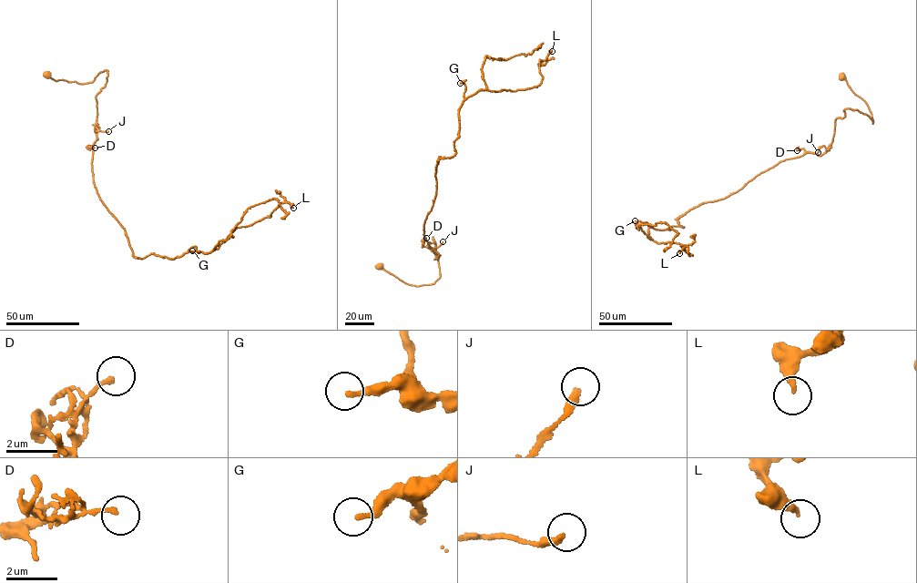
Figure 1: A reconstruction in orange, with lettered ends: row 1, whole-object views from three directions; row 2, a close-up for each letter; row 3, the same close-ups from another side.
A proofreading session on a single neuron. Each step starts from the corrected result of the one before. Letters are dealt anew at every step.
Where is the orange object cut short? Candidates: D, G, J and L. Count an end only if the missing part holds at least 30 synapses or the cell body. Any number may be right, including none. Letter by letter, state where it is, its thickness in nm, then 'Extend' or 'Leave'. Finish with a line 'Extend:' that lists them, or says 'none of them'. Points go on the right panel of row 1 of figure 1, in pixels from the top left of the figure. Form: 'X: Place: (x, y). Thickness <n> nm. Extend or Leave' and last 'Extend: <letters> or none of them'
D: Place: (797, 150). Thickness 160 nm. Leave
G: Place: (635, 220). Thickness 200 nm. Leave
J: Place: (818, 152). Thickness 280 nm. Leave
L: Place: (679, 253). Thickness 260 nm. Leave
Extend: none of them

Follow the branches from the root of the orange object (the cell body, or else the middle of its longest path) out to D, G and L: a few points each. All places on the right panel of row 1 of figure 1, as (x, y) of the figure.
D: (842, 76), (866, 103), (873, 123), (846, 108), (826, 151), (797, 150)
G: (842, 76), (873, 123), (846, 108), (823, 154), (779, 161), (689, 209), (678, 218), (683, 228), (635, 220)
L: (842, 76), (873, 123), (846, 108), (823, 154), (683, 228), (648, 226), (679, 253)

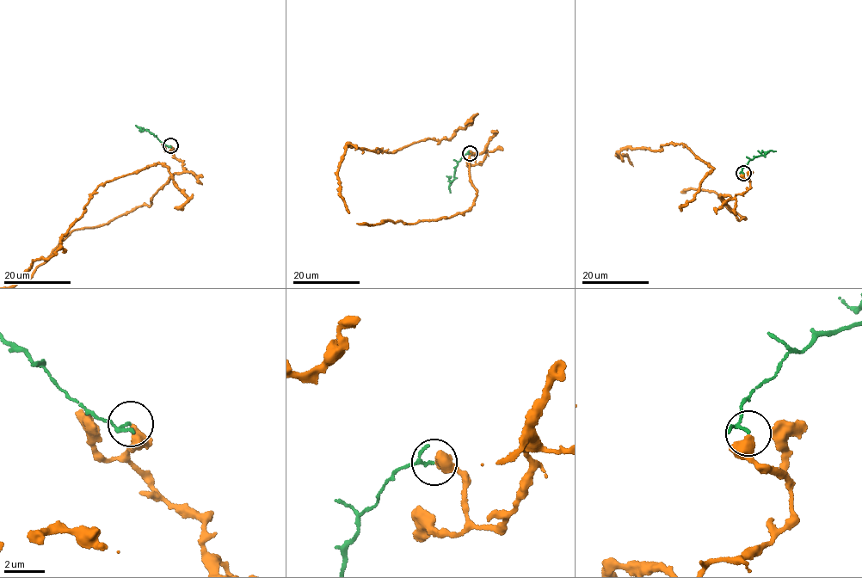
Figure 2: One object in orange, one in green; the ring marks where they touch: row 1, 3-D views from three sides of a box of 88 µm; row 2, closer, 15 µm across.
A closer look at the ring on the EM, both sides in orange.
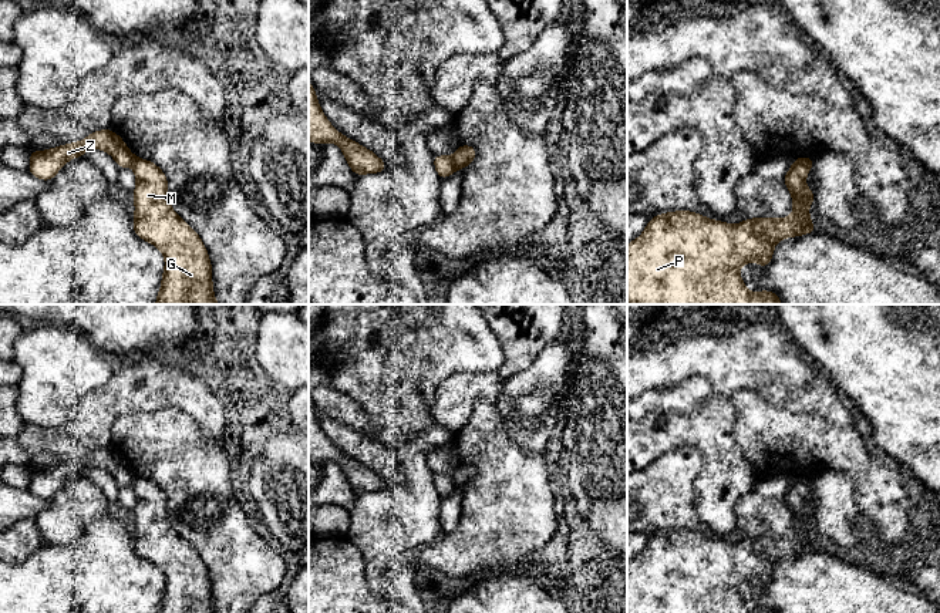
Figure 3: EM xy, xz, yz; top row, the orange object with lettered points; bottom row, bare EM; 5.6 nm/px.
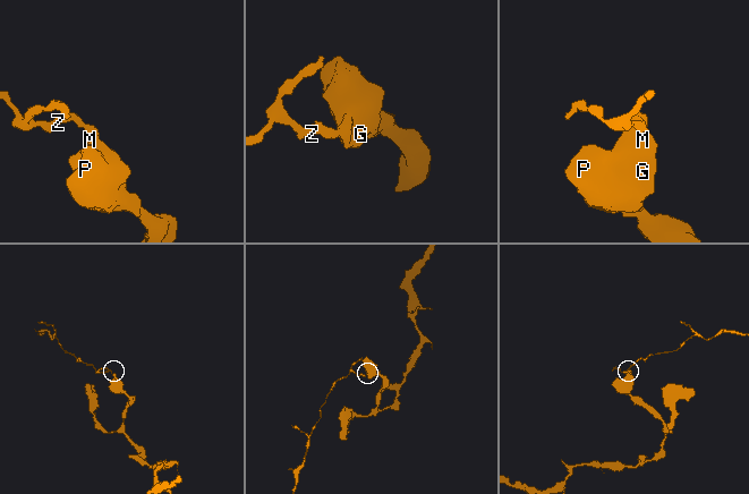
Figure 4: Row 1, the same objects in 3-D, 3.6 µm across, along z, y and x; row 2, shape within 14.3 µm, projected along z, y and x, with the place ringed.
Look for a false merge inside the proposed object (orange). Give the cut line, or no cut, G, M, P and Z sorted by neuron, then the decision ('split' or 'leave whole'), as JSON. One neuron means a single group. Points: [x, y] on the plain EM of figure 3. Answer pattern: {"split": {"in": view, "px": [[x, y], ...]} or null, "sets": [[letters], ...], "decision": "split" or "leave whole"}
{"split": {"in": "xz", "px": [[451, 475], [455, 488]]}, "sets": [["G", "M", "P"], ["Z"]], "decision": "split"}

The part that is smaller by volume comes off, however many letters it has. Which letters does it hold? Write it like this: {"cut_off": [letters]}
{"cut_off": ["Z"]}

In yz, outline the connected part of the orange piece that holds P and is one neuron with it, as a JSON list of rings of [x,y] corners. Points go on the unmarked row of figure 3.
[[[795,476],[784,495],[794,529],[789,536],[754,536],[738,543],[712,539],[695,531],[677,529],[651,536],[644,550],[627,563],[627,613],[776,613],[769,609],[752,612],[739,595],[744,582],[757,580],[765,586],[772,579],[775,562],[794,555],[813,552],[809,523],[816,519],[805,503],[812,484]]]

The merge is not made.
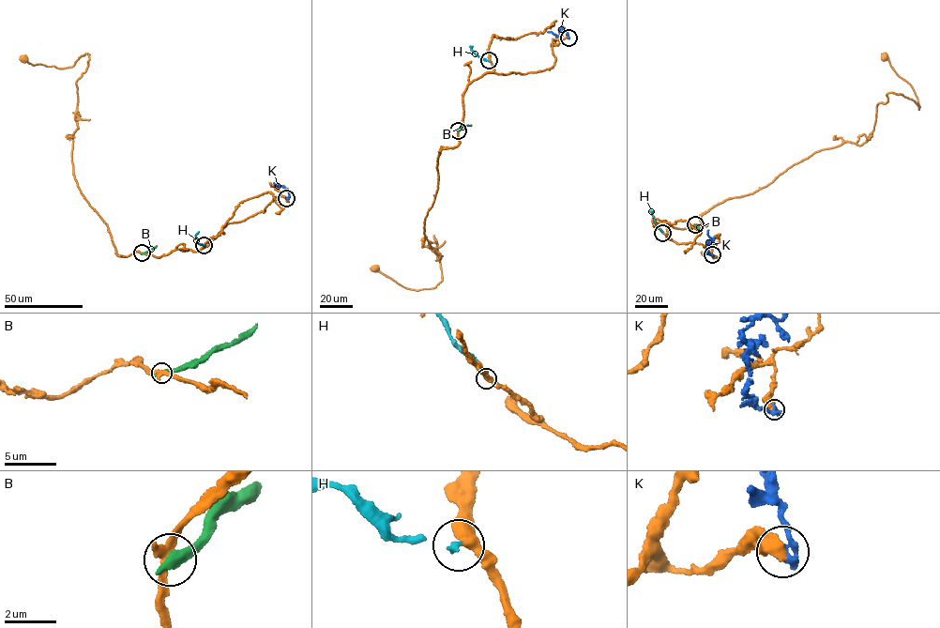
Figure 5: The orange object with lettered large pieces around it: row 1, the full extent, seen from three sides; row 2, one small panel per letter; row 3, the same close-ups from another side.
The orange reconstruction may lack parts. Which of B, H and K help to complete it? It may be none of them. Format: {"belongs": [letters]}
{"belongs": ["H"]}

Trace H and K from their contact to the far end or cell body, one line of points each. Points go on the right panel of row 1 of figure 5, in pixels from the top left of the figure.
H: (662, 233), (653, 218), (653, 210)
K: (712, 254), (707, 252), (707, 242), (714, 238), (708, 236), (708, 230)

